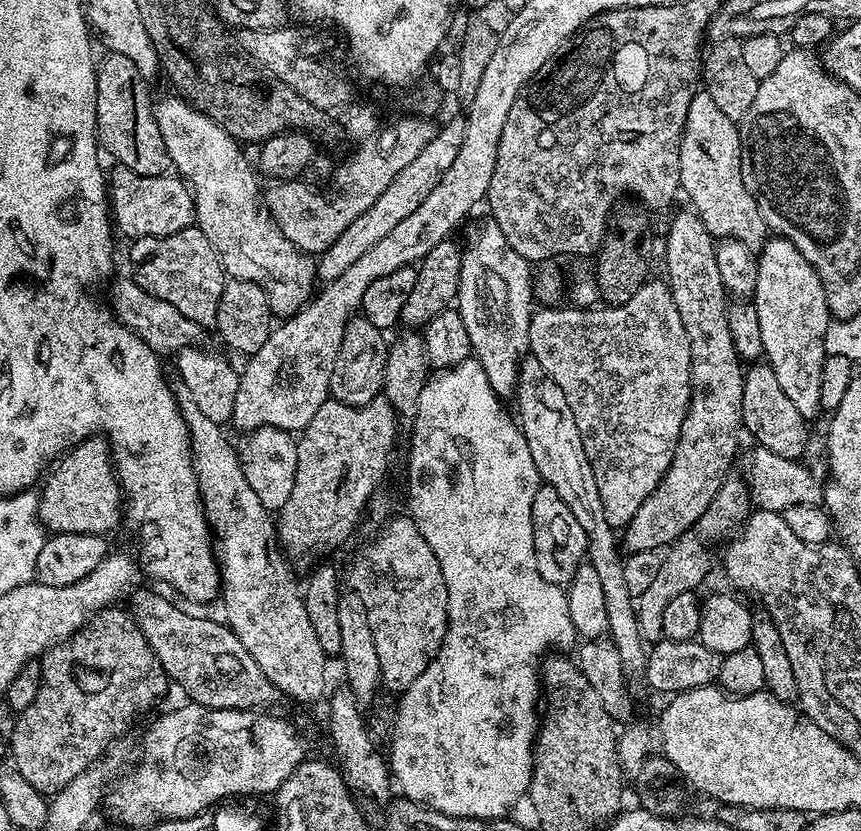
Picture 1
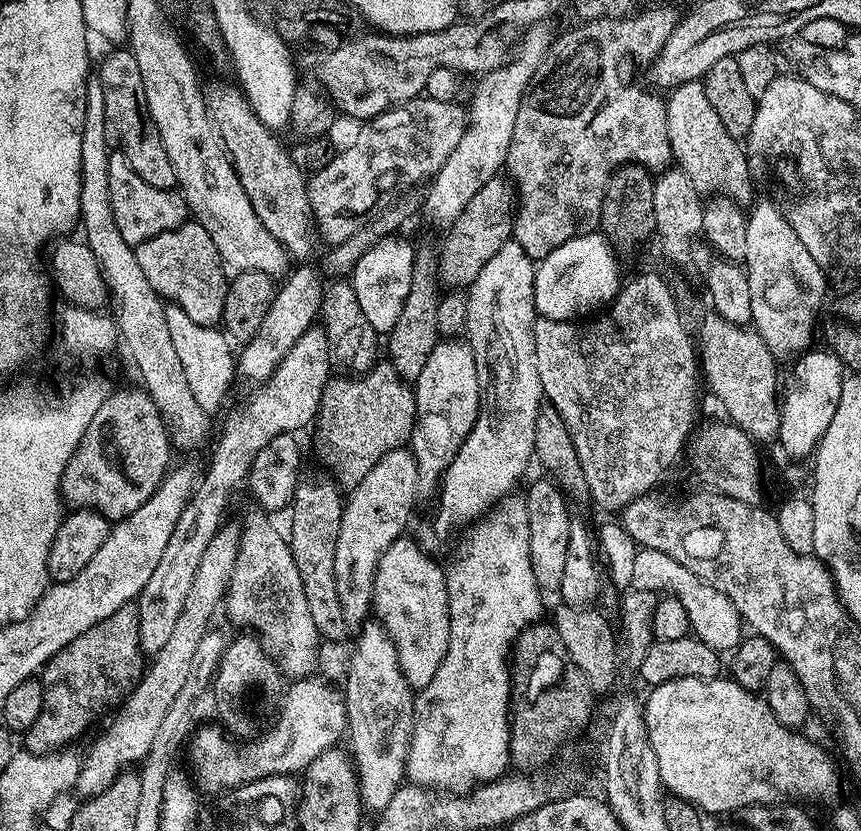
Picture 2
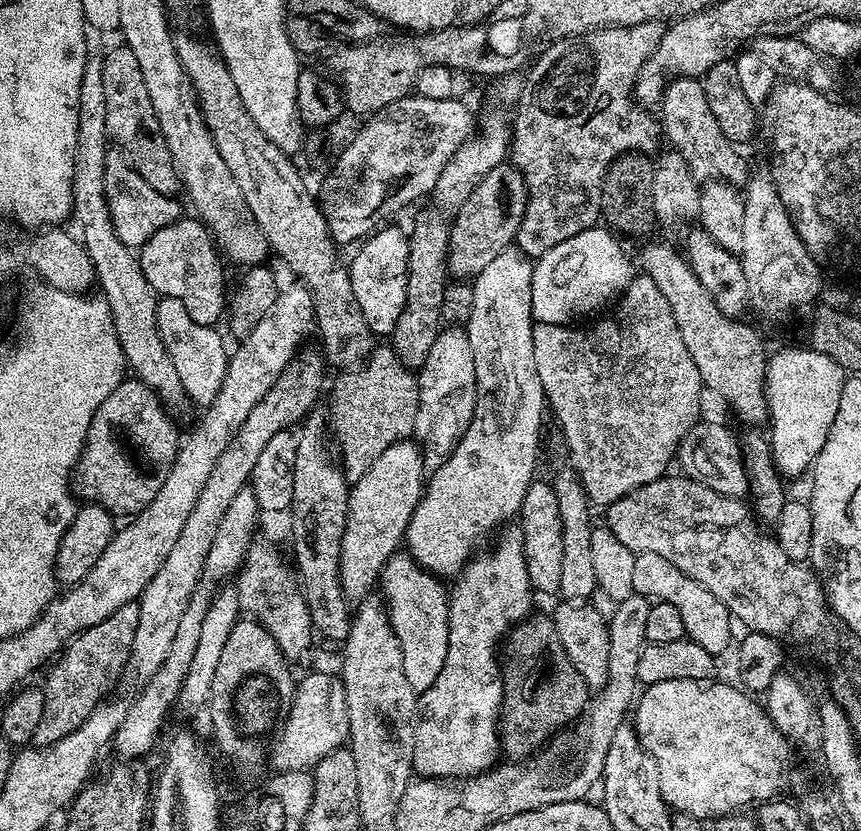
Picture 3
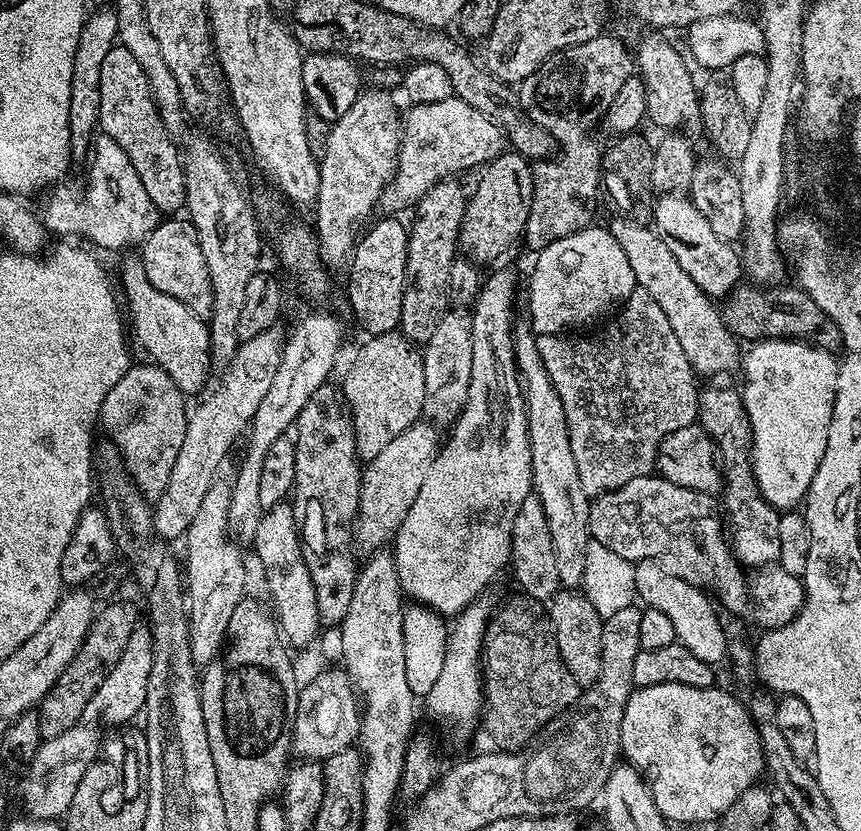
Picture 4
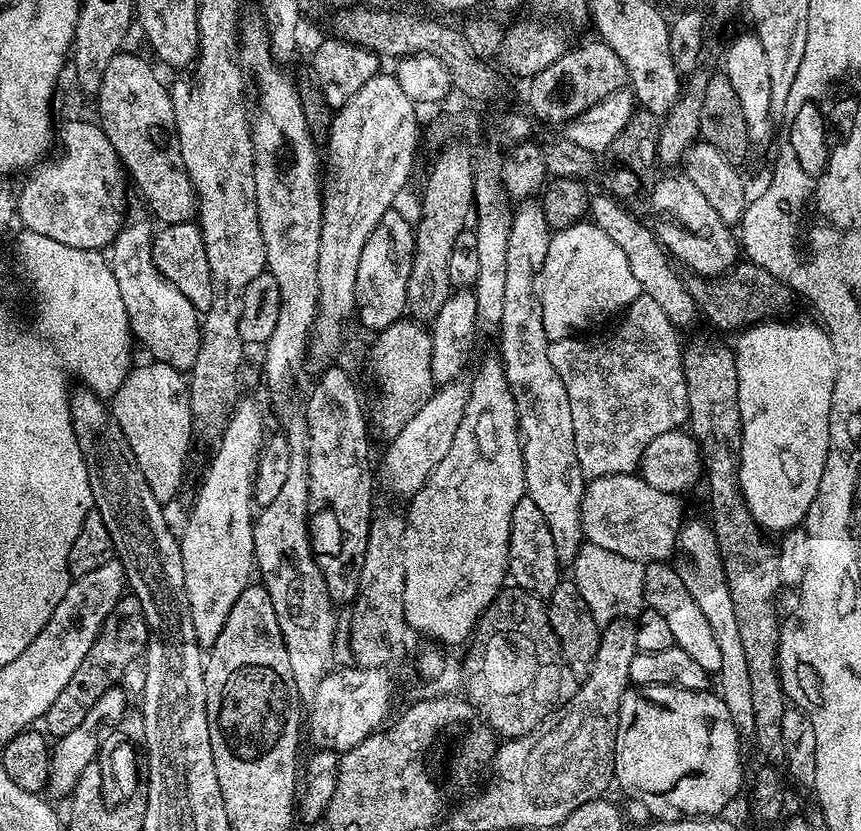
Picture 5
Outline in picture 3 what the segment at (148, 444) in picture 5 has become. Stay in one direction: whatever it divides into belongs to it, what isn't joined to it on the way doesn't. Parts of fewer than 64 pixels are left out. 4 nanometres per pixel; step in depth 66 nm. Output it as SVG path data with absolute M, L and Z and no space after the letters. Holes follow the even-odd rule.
M125 378L102 402L90 422L89 432L84 439L84 450L72 469L70 484L75 495L89 504L102 505L116 518L131 517L150 506L158 490L162 490L162 482L166 482L176 457L178 435L171 418L154 390L147 388L138 379ZM124 432L133 432L148 440L160 440L160 460L154 461L152 468L144 460L136 460L132 464Z

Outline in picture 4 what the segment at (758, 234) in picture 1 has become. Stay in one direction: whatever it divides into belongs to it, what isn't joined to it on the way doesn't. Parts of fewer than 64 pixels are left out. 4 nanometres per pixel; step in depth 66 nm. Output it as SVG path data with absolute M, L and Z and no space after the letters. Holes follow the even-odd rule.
M648 34L637 48L634 48L634 64L638 69L638 76L644 80L644 92L648 99L647 119L653 120L660 130L680 130L683 124L696 124L700 119L700 97L698 95L698 80L692 77L689 61L680 57L680 52L668 40L663 40L663 35Z

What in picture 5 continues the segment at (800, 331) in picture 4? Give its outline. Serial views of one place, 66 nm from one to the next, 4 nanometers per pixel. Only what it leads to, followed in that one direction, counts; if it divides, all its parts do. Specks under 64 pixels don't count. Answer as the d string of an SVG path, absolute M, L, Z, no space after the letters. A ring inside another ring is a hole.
M737 262L715 278L689 275L686 287L690 298L696 303L697 313L701 317L705 316L714 327L732 332L731 334L739 333L754 324L763 324L765 320L783 317L783 312L791 306L794 299L791 288L774 278L774 274L751 262Z

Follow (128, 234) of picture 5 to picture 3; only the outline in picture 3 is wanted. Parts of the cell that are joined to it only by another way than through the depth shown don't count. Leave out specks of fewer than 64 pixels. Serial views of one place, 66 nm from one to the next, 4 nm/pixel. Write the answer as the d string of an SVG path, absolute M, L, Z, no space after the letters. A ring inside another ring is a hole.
M169 296L157 299L156 321L166 350L174 362L174 370L178 370L178 378L182 378L182 386L186 390L189 401L193 405L207 406L214 402L228 369L229 349L224 349L224 340L216 333L211 324L199 324L186 314L186 306Z

